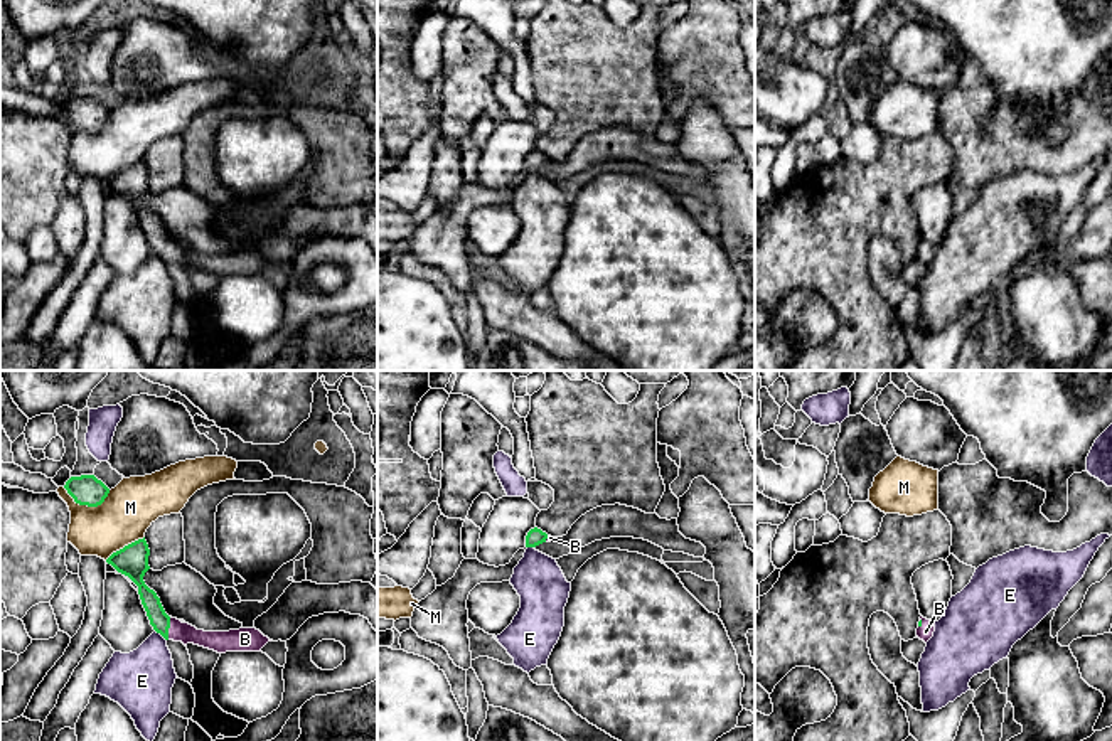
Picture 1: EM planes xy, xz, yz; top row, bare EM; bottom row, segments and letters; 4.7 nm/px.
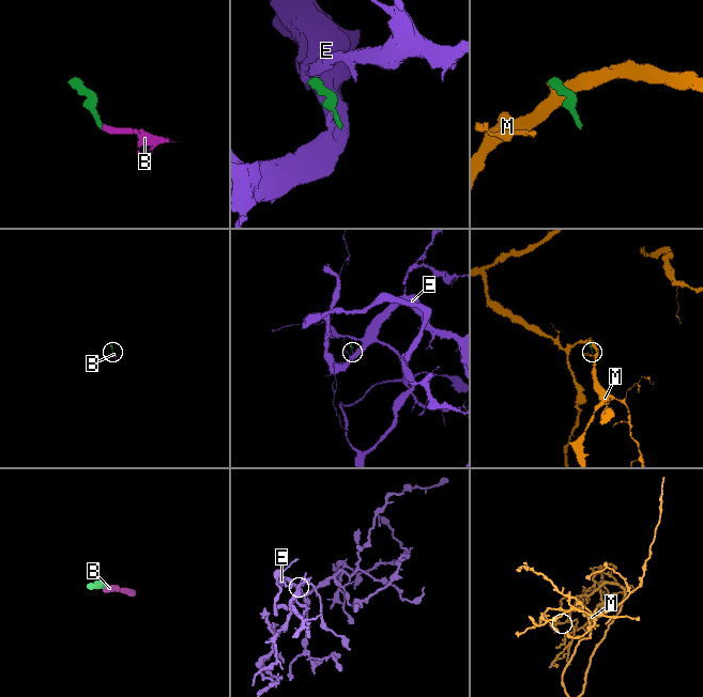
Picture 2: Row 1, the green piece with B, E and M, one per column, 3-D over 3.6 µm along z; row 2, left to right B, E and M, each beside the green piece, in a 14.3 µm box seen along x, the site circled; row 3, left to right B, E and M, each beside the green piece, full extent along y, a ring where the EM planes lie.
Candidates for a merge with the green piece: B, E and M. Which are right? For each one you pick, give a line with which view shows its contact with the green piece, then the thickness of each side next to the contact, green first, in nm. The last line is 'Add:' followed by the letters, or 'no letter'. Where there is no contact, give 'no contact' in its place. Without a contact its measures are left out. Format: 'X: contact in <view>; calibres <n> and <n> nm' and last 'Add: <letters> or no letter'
B: contact in xy; calibres 90 and 100 nm
Add: B

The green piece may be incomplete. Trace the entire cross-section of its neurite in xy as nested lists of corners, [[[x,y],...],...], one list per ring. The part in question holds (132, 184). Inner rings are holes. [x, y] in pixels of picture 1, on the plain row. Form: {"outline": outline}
{"outline": [[[143,160],[113,175],[106,185],[111,187],[118,195],[128,199],[138,209],[138,217],[150,248],[165,263],[182,264],[184,268],[194,266],[217,276],[261,275],[261,271],[271,264],[256,251],[204,254],[168,239],[157,216],[143,204],[145,195],[150,192],[148,179],[150,172]]]}

